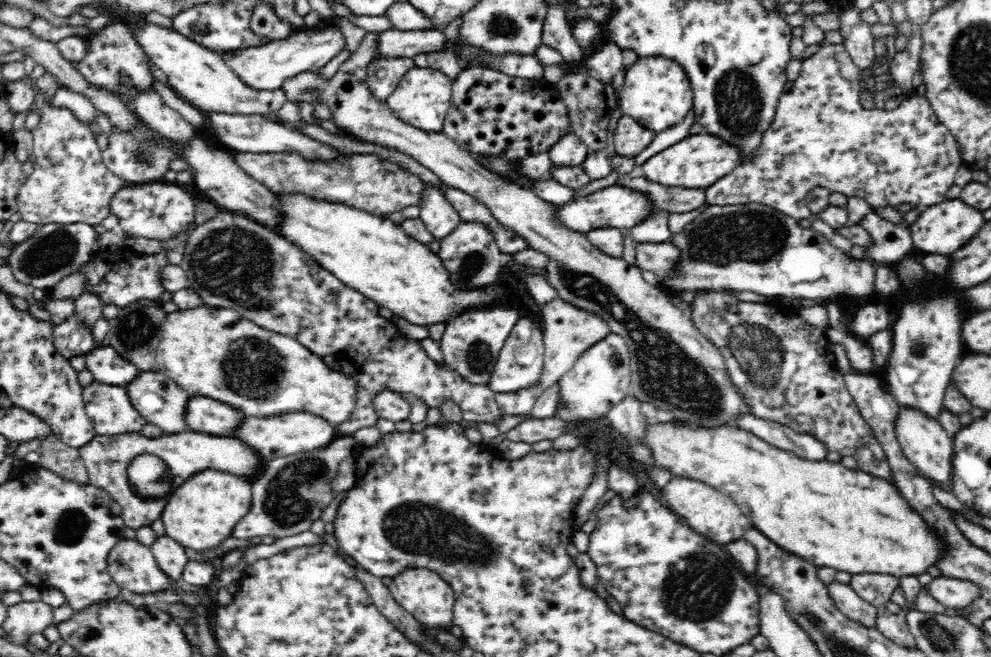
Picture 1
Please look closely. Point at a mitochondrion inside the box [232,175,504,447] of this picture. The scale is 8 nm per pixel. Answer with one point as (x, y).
(472, 262)

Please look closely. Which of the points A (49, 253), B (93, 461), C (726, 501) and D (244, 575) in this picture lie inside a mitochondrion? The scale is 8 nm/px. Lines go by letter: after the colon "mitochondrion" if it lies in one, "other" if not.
A: mitochondrion
B: other
C: other
D: other

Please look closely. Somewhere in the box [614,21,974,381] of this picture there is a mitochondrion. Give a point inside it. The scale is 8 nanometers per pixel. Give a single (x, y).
(738, 235)

